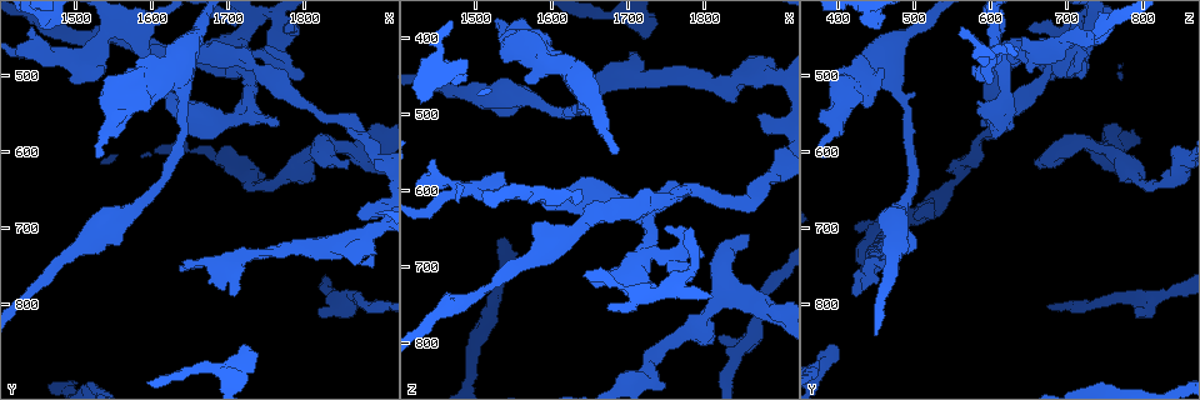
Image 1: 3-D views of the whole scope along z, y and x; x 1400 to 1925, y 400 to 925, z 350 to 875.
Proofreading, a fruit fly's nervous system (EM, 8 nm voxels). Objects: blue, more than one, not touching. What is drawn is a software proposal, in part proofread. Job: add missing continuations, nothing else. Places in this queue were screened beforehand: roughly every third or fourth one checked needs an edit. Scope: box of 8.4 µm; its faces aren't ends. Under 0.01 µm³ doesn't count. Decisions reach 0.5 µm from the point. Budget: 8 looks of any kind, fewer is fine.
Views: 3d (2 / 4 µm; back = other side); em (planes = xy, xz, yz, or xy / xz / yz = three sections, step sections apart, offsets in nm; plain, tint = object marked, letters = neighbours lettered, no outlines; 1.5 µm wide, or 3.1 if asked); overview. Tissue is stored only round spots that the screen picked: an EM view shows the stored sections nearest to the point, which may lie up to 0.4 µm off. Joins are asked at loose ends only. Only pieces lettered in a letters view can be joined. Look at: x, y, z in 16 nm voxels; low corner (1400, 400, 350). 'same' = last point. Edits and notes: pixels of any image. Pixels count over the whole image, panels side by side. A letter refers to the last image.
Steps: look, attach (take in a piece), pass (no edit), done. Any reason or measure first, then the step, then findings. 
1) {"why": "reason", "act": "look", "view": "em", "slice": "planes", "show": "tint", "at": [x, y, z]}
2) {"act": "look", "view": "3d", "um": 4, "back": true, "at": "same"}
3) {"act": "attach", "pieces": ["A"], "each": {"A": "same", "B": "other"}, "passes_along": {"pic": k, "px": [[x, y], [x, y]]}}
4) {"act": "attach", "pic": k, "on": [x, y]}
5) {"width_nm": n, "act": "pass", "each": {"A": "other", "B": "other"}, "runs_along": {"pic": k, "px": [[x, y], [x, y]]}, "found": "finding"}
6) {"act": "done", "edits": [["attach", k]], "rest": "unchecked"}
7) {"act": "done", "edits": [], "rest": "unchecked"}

{"why": "branch stops here", "act": "look", "view": "em", "slice": "planes", "show": "plain", "at": [1855, 610, 660]}

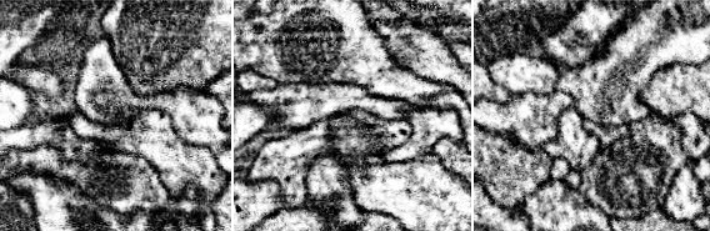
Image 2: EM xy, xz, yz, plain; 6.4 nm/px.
{"act": "look", "view": "em", "slice": "planes", "show": "letters", "at": "same"}

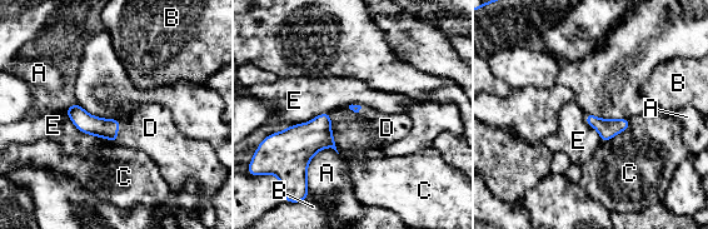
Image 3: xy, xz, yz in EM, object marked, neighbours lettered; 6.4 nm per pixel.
{"act": "attach", "pieces": ["D"], "each": {"A": "other", "B": "other", "C": "other", "D": "same", "E": "other"}, "found": "the neuron continues"}

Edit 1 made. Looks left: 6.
{"why": "free end", "act": "look", "view": "em", "slice": "yz", "step": 8, "show": "plain", "at": [1865, 745, 430]}

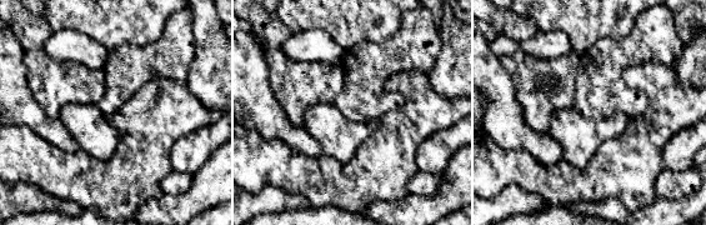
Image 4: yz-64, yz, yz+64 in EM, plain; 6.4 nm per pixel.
{"why": "what lies round it", "act": "look", "view": "em", "slice": "yz", "step": 8, "show": "letters", "at": "same"}

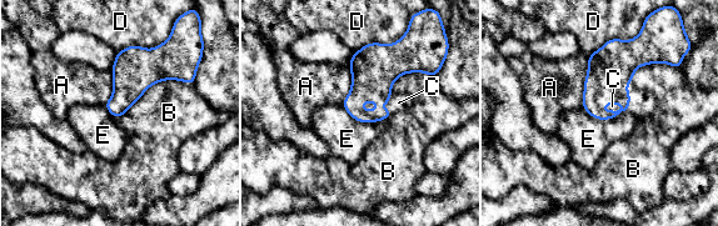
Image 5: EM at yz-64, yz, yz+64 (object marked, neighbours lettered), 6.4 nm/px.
{"longest_contact_nm": ["B", 550], "act": "attach", "pieces": ["C"], "each": {"A": "other", "B": "other", "C": "same", "D": "other", "E": "other"}, "found": "it goes on there"}

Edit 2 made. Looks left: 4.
{"why": "redraw", "act": "look", "view": "overview"}

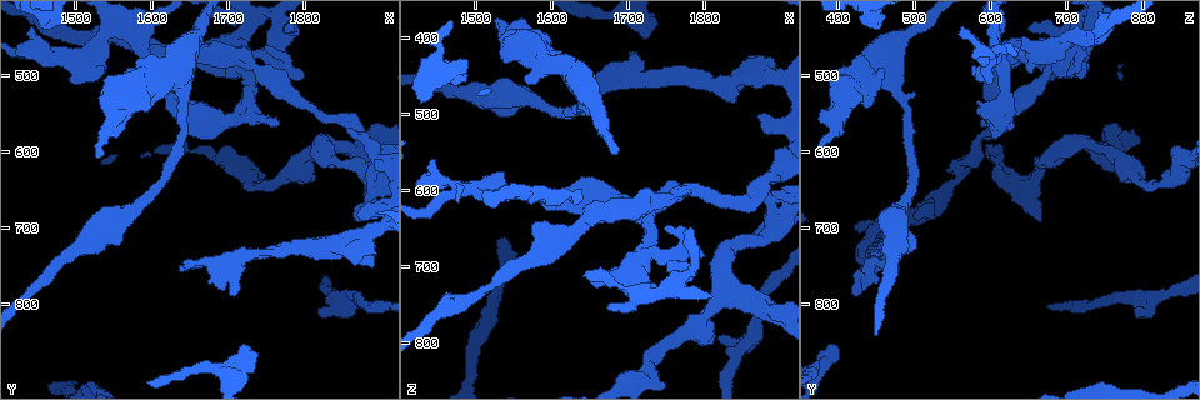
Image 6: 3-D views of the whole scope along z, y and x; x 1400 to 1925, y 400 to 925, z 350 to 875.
{"why": "free end", "act": "look", "view": "3d", "um": 4, "at": [1705, 785, 415]}

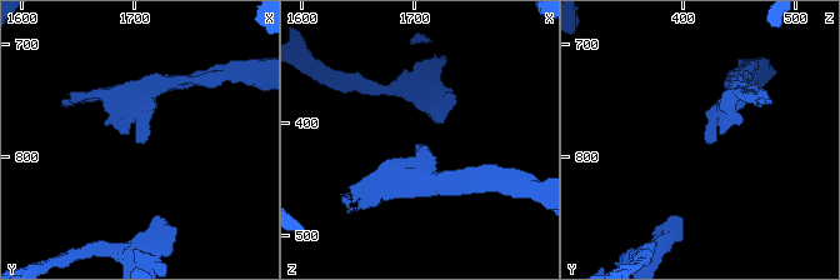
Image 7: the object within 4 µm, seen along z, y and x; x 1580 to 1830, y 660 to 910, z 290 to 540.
{"act": "look", "view": "em", "slice": "planes", "show": "letters", "at": [1704, 782, 418]}

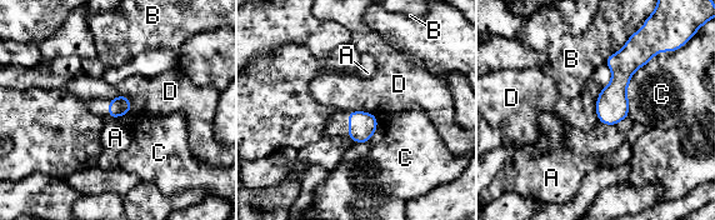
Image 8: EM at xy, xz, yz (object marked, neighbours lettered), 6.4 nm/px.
{"width_nm": 120, "act": "pass", "each": {"A": "other", "B": "other", "C": "other", "D": "other"}, "border": {"pic": 8, "px": [[125, 95], [130, 110], [109, 119]]}, "found": "none of them fits"}

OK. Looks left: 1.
{"act": "done", "edits": [["attach", 3], ["attach", 5]], "rest": "unchecked"}

